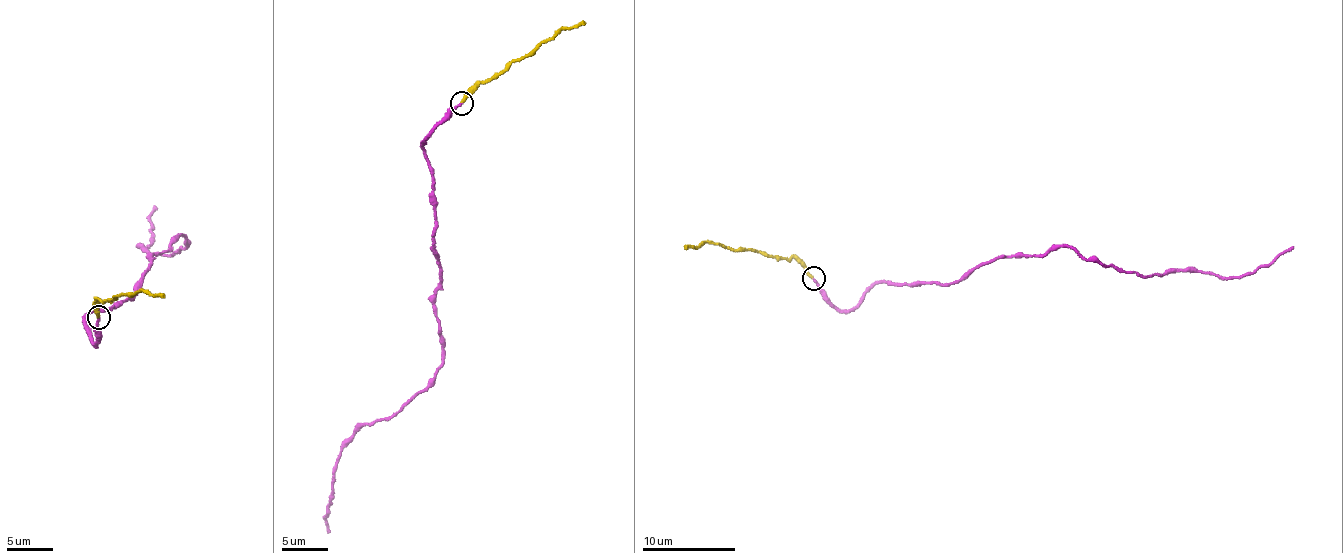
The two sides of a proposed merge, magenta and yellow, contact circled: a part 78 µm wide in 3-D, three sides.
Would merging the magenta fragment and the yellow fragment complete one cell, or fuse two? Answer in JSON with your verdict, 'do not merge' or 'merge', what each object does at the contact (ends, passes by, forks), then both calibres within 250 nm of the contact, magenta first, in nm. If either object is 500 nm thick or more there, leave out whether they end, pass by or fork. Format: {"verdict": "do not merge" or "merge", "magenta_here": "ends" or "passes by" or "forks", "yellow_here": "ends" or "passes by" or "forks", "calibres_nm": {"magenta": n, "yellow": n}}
{"verdict": "merge", "magenta_here": "ends", "yellow_here": "ends", "calibres_nm": {"magenta": 190, "yellow": 240}}

